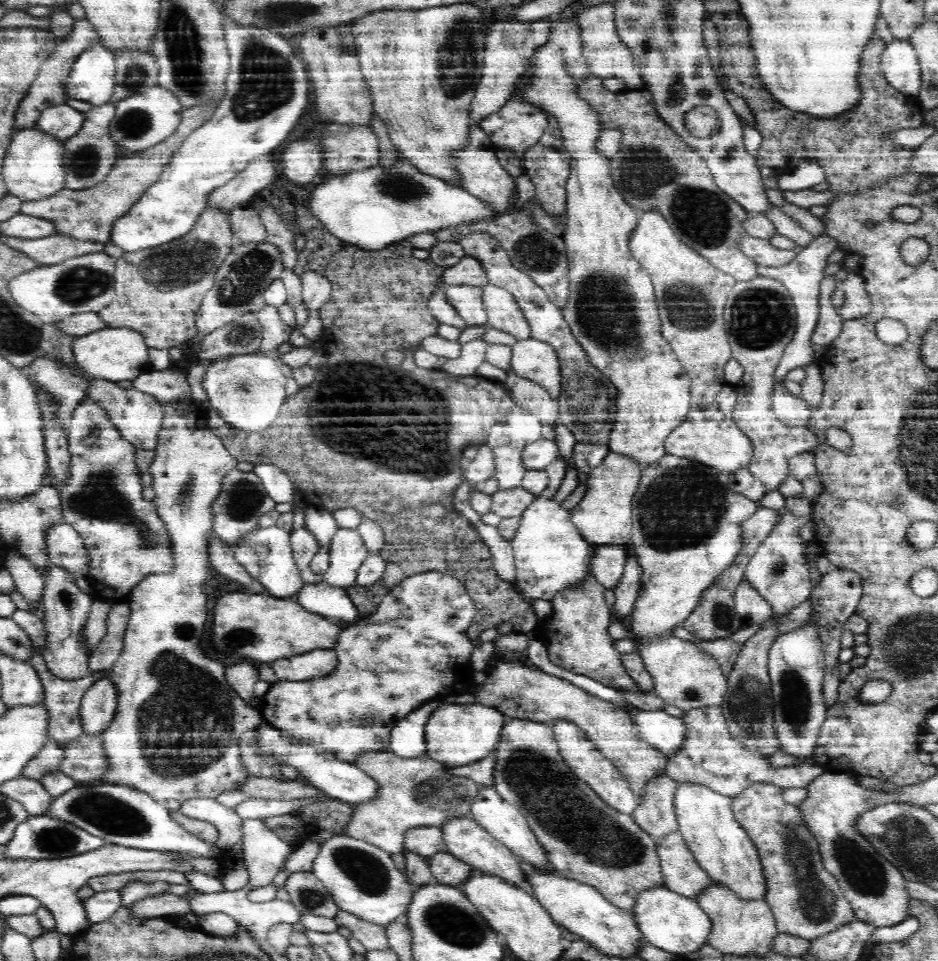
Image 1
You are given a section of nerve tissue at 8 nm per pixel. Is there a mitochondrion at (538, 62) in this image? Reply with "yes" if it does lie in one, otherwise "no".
no

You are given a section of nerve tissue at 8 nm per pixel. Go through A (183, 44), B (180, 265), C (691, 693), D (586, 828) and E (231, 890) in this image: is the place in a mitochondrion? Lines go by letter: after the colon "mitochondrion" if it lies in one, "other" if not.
A: mitochondrion
B: mitochondrion
C: mitochondrion
D: mitochondrion
E: other

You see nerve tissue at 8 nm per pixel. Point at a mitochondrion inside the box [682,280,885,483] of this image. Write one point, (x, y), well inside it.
(759, 317)

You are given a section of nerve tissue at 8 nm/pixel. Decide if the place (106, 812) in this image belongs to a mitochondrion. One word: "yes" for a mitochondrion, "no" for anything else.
yes

